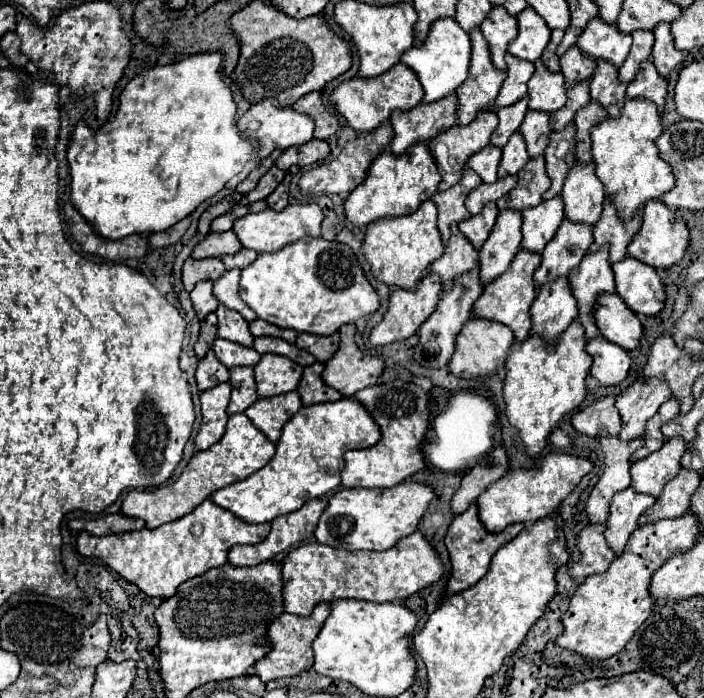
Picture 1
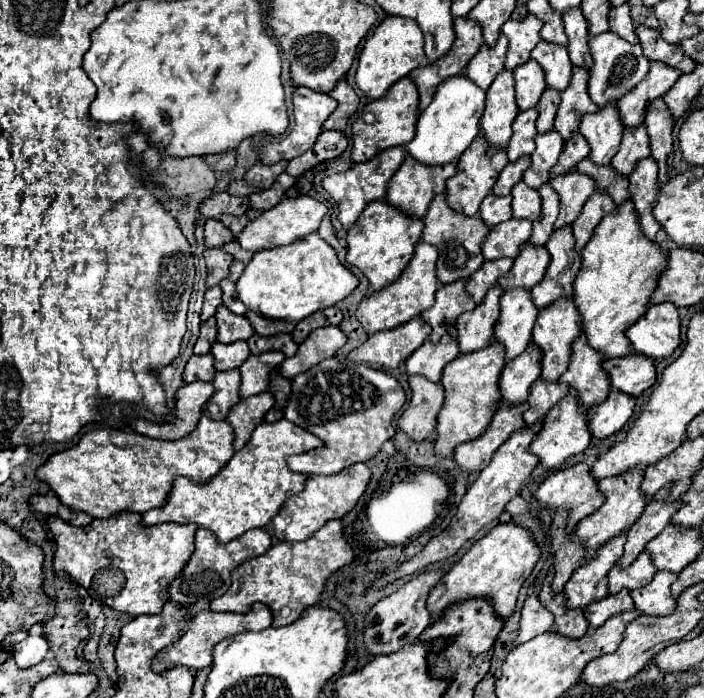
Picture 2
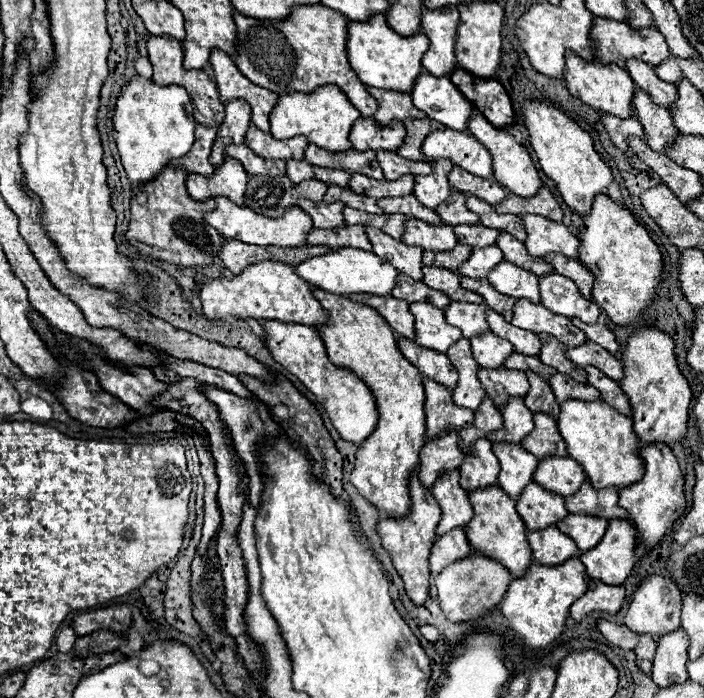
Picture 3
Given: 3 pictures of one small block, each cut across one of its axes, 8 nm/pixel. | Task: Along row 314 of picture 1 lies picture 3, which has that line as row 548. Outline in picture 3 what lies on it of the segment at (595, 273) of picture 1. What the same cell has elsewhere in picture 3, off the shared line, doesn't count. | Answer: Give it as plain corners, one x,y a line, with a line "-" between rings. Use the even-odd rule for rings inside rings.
568,514
564,520
556,524
556,528
570,536
576,542
578,550
586,552
602,540
608,522
604,522
604,518
596,518
590,514

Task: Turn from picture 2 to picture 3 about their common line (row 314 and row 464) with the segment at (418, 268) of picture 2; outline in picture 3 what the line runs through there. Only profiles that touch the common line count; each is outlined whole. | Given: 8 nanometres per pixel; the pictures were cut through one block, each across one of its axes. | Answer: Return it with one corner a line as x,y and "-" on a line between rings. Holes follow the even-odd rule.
312,286
314,296
320,300
322,308
328,314
328,320
320,326
316,326
316,332
320,334
320,338
326,344
330,362
334,366
346,368
350,372
354,372
358,378
362,378
366,382
366,386
370,388
374,400
376,400
376,408
378,408
378,422
374,432
364,440
364,444
358,446
356,452
356,468
352,472
352,484
360,490
360,494
370,500
380,512
388,514
388,516
404,516
404,512
410,510
410,496
408,496
408,476
410,472
420,464
420,446
424,446
424,432
426,432
426,420
424,420
424,386
422,386
422,376
418,374
418,370
400,354
396,340
394,340
394,332
392,328
384,322
384,318
380,314
376,314
376,310
364,306
364,304
356,304
344,296
338,294
328,294
316,286

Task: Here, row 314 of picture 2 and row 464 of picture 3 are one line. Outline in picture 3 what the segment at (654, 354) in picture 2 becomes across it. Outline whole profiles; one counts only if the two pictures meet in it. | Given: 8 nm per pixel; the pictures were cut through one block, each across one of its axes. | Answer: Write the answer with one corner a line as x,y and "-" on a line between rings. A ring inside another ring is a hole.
664,442
642,444
638,450
638,456
644,462
644,478
620,490
620,506
628,510
628,518
638,528
638,544
648,552
662,540
686,508
684,478
674,452

